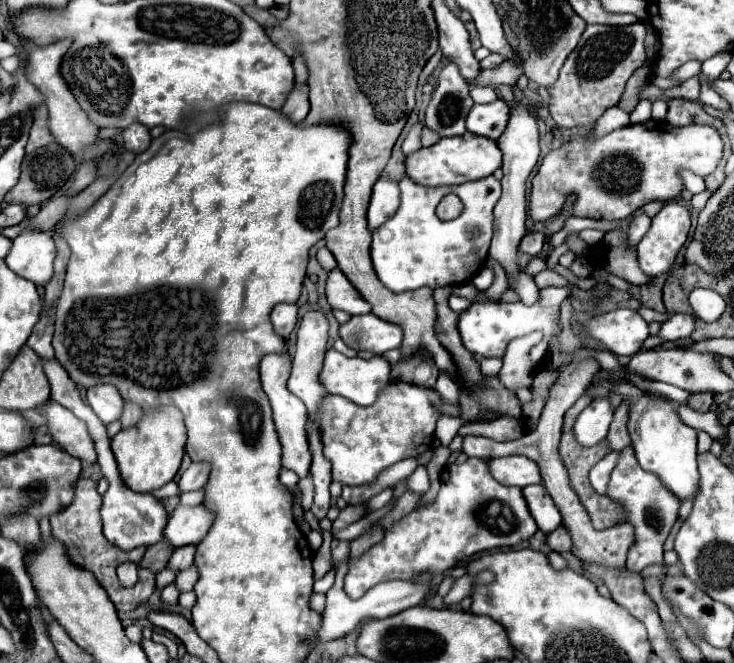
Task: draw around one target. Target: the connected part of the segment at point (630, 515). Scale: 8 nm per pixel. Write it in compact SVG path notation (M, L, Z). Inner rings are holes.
M626 447L620 451L620 461L616 463L616 467L612 471L612 479L608 483L606 497L610 497L614 503L618 503L622 507L622 513L624 513L622 521L630 523L634 527L634 543L628 551L628 569L634 573L640 573L648 565L662 565L666 577L682 575L682 569L678 563L668 565L668 563L664 563L664 557L662 557L664 541L666 541L674 521L678 519L680 501L678 501L678 497L674 497L674 493L670 493L670 491L666 491L666 487L662 487L662 481L654 473L640 469L632 447Z

